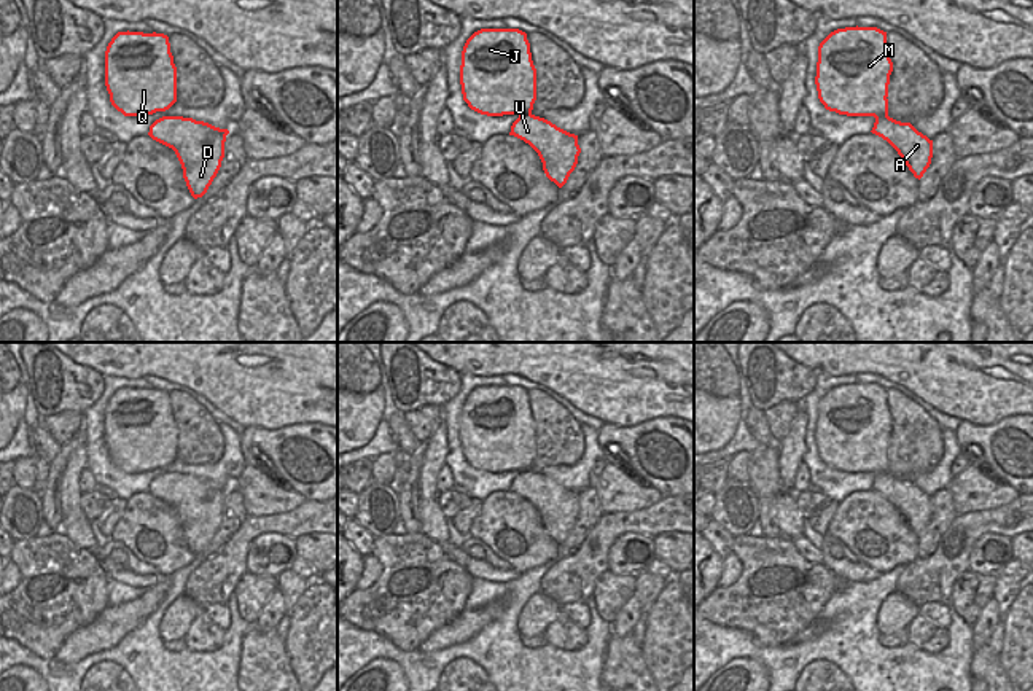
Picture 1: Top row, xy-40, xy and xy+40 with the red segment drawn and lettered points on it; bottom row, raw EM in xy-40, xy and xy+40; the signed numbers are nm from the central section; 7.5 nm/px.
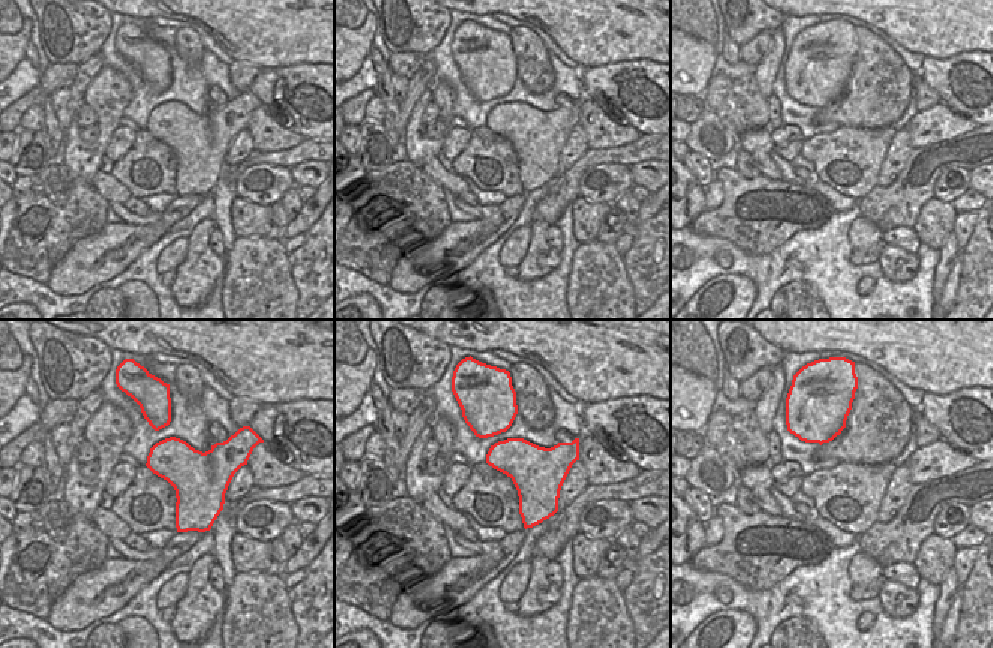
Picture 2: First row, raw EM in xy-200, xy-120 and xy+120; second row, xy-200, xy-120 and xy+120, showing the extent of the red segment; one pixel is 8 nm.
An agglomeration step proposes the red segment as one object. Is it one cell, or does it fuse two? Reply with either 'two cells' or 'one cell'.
one cell

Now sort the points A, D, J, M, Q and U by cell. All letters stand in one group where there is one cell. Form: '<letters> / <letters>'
A D J M Q U

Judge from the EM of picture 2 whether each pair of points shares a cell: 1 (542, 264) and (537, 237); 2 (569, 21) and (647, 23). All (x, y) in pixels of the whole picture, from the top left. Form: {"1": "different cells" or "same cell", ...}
{"1": "same cell", "2": "same cell"}

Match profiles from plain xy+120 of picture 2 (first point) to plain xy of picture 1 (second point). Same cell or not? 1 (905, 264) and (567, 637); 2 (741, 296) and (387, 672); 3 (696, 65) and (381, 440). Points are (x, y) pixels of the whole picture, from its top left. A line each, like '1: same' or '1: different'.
1: same
2: same
3: different

